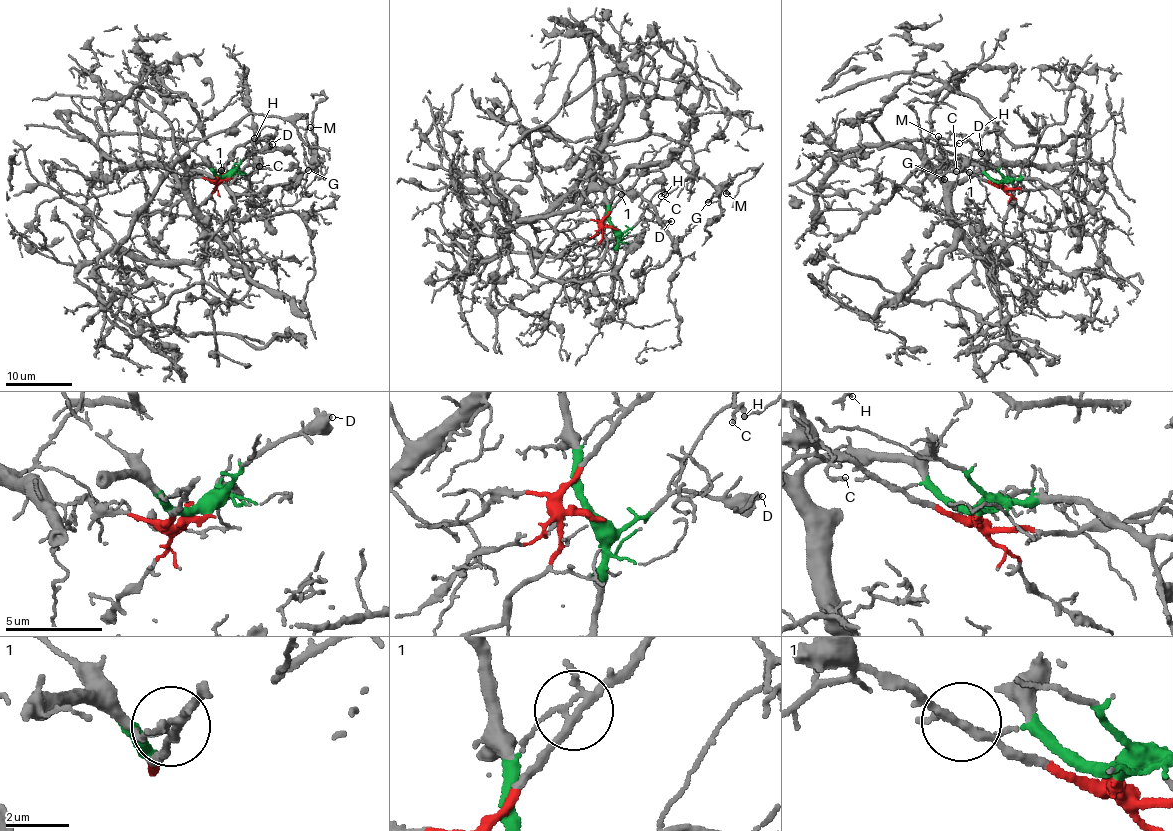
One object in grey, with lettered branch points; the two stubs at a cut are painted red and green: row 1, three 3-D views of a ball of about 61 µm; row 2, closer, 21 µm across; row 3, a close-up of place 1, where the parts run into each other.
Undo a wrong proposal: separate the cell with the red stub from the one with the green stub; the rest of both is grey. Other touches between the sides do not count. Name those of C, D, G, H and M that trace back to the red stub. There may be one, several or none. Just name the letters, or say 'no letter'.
C, H

